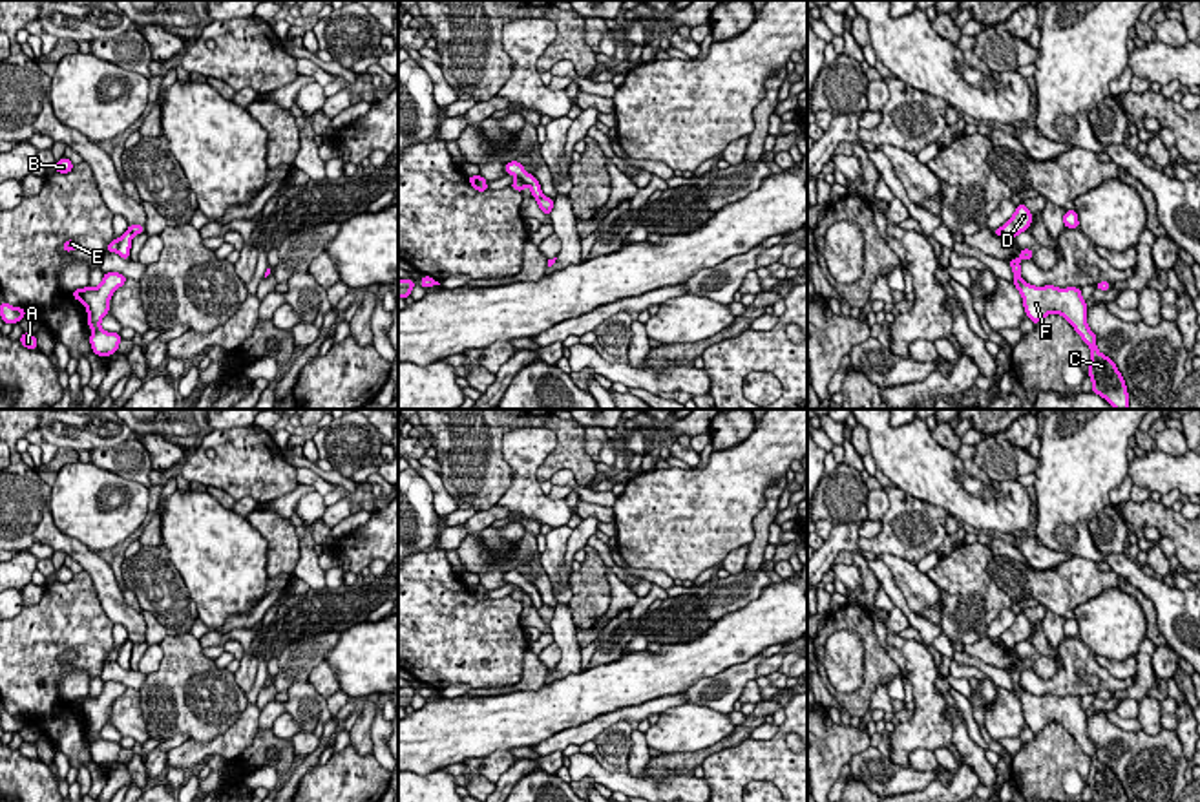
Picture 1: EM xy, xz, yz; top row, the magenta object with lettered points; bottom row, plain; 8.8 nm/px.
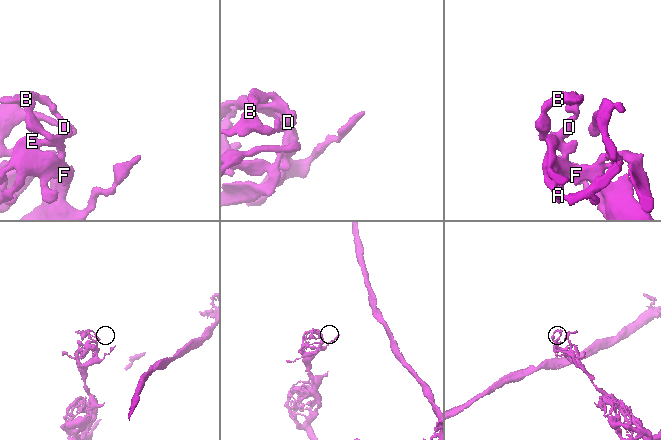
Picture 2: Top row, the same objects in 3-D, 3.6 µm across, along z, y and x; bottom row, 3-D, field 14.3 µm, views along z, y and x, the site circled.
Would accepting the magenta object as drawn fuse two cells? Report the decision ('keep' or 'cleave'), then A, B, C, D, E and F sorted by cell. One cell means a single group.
keep; A B C D E F

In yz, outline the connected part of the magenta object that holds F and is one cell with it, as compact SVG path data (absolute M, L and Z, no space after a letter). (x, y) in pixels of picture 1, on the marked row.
M1021 248L1021 254L1008 261L1014 272L1014 287L1023 296L1025 314L1032 320L1034 325L1052 312L1061 314L1090 347L1089 376L1092 382L1092 393L1105 398L1114 409L1129 409L1129 393L1125 380L1116 364L1098 351L1098 336L1087 325L1089 309L1087 301L1081 298L1081 289L1030 285L1021 280L1021 259L1034 259L1034 252L1030 248Z

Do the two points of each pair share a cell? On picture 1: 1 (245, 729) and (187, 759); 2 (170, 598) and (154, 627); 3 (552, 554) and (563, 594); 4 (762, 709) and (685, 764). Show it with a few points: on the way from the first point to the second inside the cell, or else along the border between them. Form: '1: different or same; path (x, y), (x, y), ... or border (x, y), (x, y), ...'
1: same; path (231, 744), (201, 751)
2: different; border (143, 611), (148, 611), (168, 633)
3: same; path (552, 563), (556, 585)
4: same; path (744, 729), (729, 742), (705, 753)

